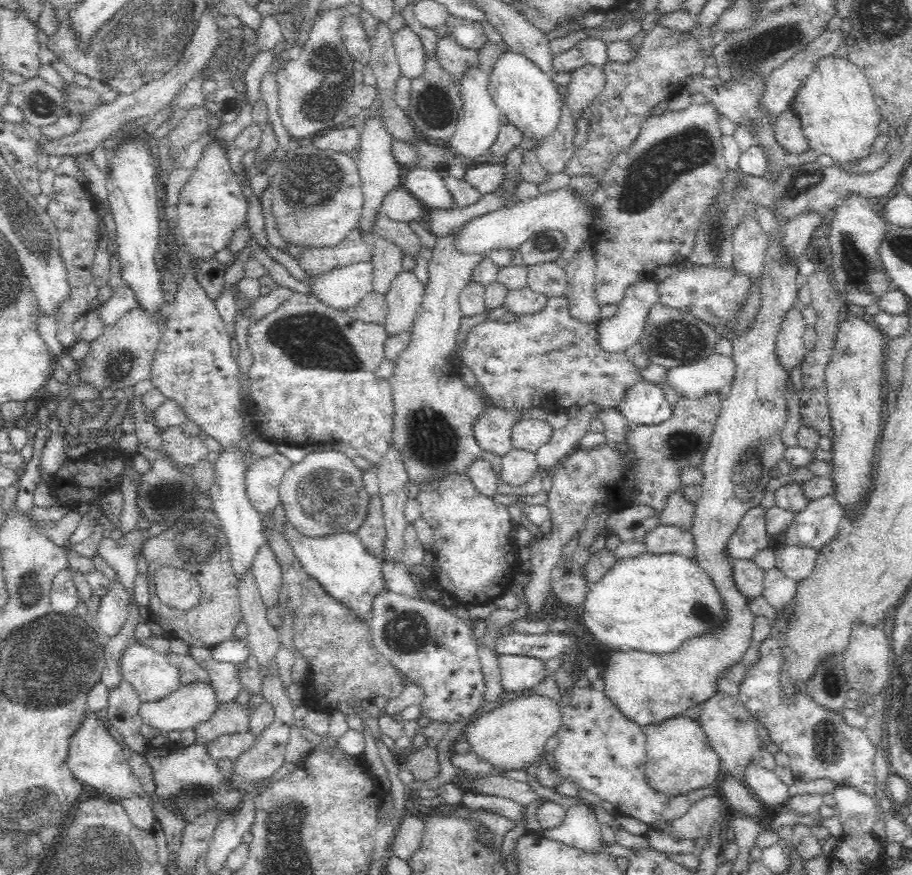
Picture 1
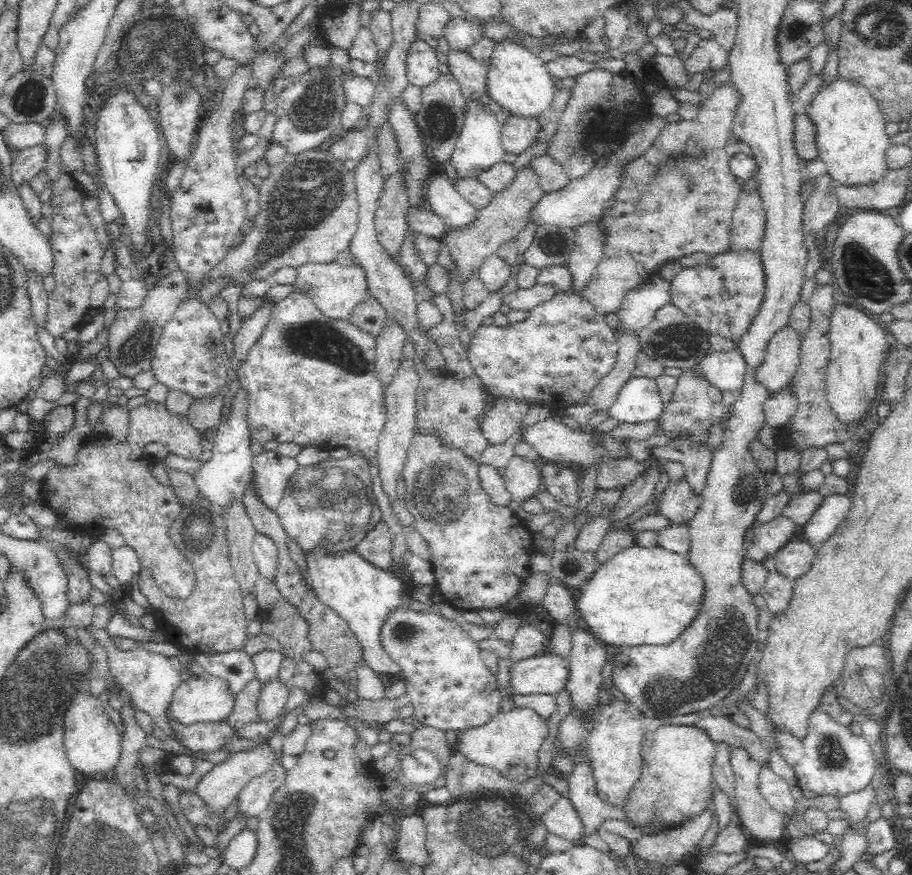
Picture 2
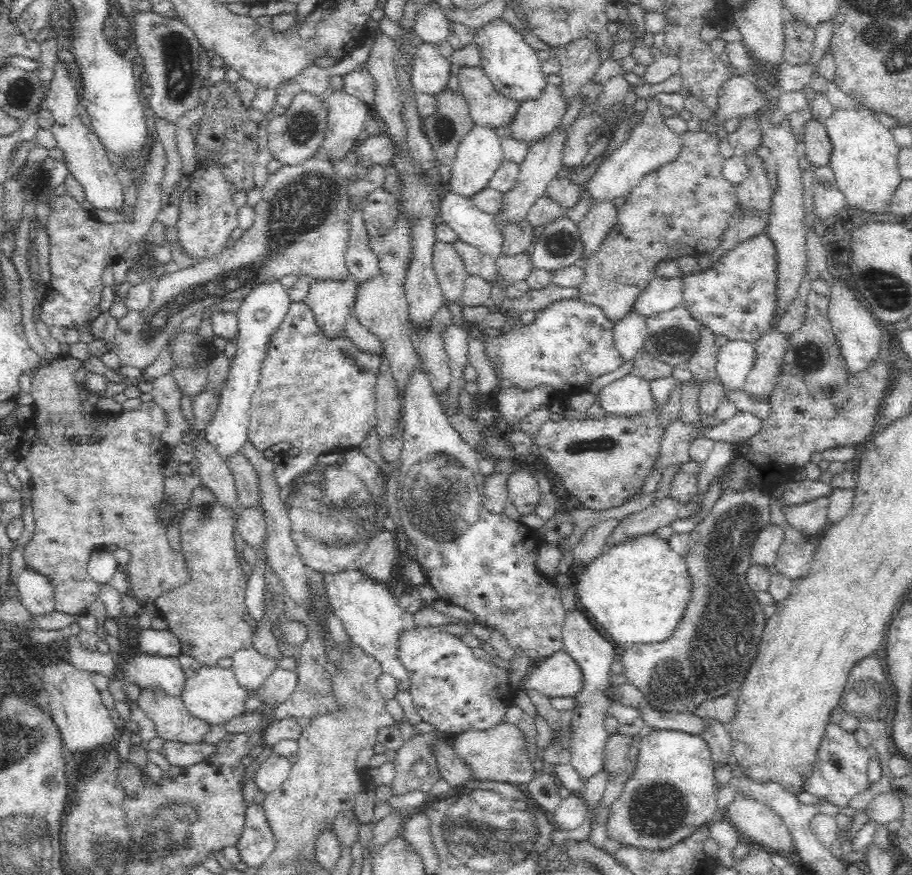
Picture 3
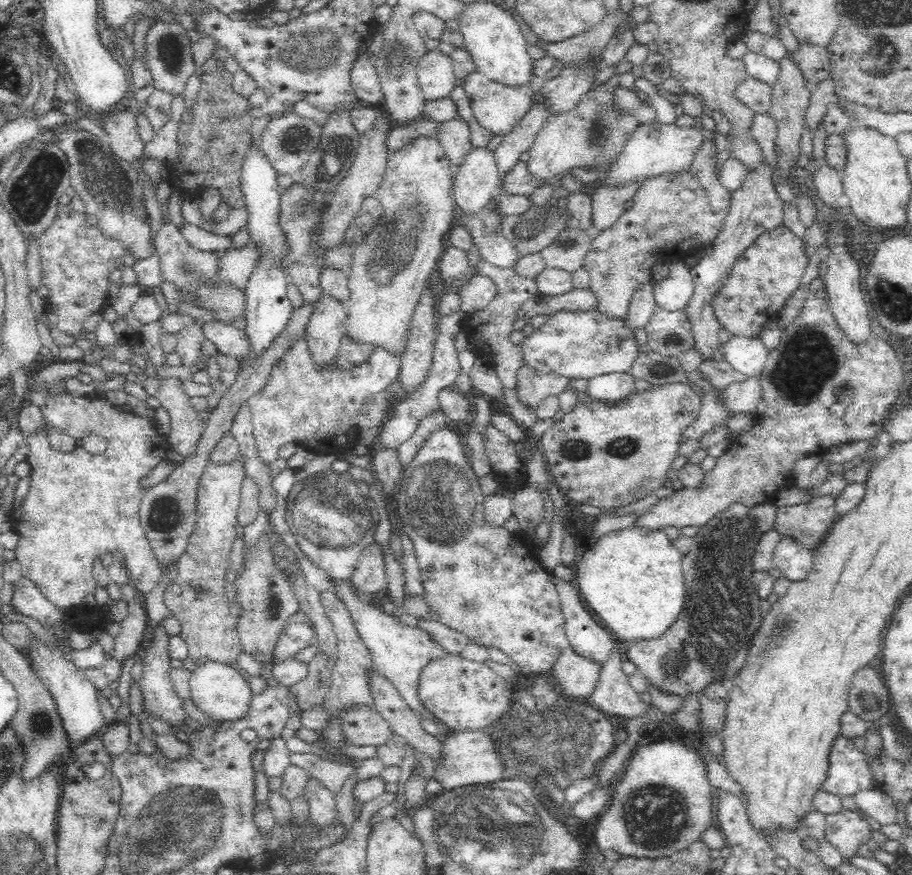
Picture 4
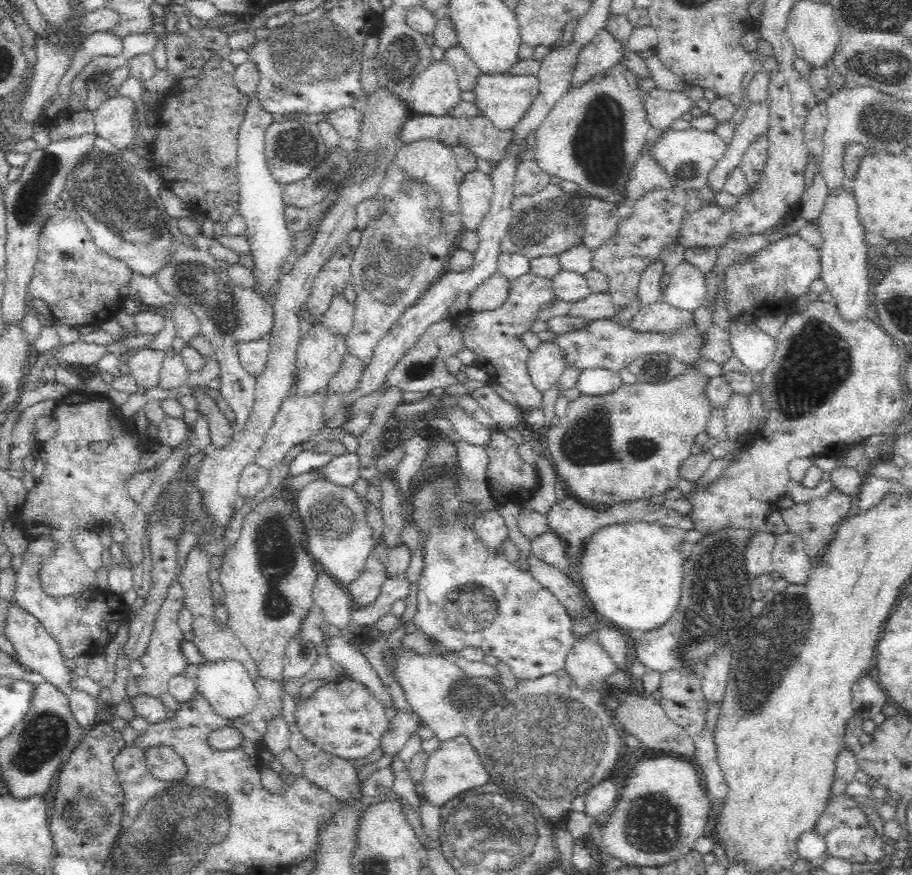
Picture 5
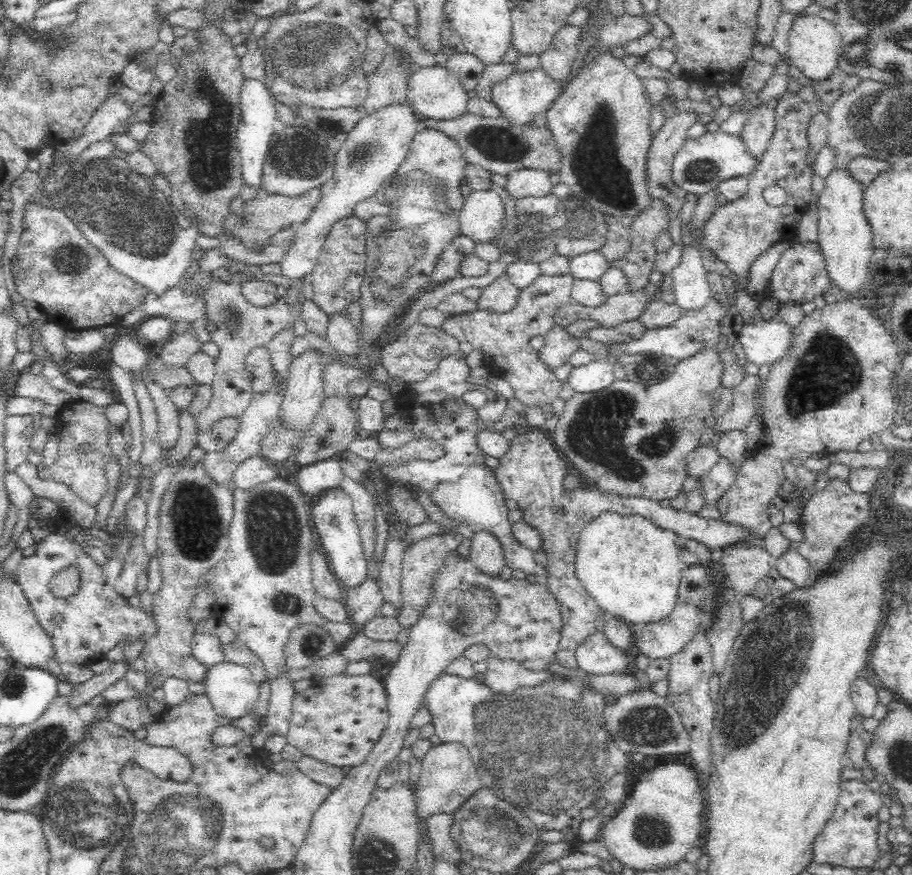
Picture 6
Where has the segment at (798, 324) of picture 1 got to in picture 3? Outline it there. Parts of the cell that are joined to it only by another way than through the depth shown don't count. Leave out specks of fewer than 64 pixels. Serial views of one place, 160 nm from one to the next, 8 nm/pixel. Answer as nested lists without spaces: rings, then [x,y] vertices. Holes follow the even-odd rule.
[[[772,328],[754,342],[754,348],[756,362],[744,379],[741,390],[752,396],[752,400],[766,401],[787,348],[787,335]]]

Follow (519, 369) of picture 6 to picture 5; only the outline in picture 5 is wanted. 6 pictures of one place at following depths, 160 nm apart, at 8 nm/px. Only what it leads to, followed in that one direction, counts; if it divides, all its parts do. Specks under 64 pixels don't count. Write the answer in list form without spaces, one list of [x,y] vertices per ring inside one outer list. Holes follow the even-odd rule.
[[[530,272],[520,276],[518,280],[510,281],[508,300],[500,308],[494,311],[482,311],[474,313],[474,326],[466,324],[468,318],[466,311],[460,311],[452,317],[452,323],[456,325],[462,336],[463,343],[468,350],[475,354],[475,366],[482,367],[490,378],[504,387],[518,402],[520,412],[530,411],[542,407],[542,392],[532,381],[527,365],[527,358],[531,353],[522,341],[522,334],[532,328],[532,324],[538,322],[538,310],[542,310],[557,298],[553,281]]]

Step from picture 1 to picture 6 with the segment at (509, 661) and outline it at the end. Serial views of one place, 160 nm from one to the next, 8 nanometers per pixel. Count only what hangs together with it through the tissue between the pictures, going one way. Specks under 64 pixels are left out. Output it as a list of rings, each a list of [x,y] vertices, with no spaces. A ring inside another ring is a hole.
[[[604,631],[586,637],[575,652],[578,668],[590,674],[605,675],[627,671],[628,650],[612,645]]]

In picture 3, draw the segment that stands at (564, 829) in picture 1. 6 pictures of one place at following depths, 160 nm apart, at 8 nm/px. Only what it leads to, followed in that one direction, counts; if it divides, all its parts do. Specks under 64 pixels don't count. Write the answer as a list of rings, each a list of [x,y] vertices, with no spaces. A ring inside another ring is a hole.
[[[577,607],[565,614],[562,627],[563,650],[568,651],[574,661],[584,671],[586,684],[584,691],[575,697],[578,706],[568,712],[569,722],[572,723],[573,734],[568,740],[570,750],[570,766],[576,771],[578,778],[586,782],[588,778],[603,770],[603,752],[608,742],[609,733],[603,722],[606,714],[611,711],[611,705],[606,695],[606,685],[611,676],[610,666],[619,655],[614,652],[614,646],[610,644],[588,620],[586,614]]]

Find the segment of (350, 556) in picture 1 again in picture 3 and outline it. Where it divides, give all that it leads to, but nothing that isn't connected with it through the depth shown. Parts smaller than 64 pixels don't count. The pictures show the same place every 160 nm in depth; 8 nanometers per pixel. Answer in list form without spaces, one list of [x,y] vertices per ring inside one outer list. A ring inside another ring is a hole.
[[[352,567],[338,574],[324,574],[324,579],[332,612],[342,621],[348,638],[358,643],[366,653],[374,655],[383,672],[395,678],[398,690],[409,692],[411,680],[408,669],[402,663],[401,640],[406,630],[418,628],[414,615],[400,606],[402,600],[392,596],[386,585],[372,582]]]

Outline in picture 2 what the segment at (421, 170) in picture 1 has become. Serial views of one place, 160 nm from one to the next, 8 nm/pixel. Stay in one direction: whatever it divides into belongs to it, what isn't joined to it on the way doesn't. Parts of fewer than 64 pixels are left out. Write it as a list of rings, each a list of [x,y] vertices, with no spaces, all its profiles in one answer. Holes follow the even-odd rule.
[[[448,173],[430,178],[426,197],[429,209],[448,228],[462,230],[476,224],[479,211],[454,188],[454,181]]]

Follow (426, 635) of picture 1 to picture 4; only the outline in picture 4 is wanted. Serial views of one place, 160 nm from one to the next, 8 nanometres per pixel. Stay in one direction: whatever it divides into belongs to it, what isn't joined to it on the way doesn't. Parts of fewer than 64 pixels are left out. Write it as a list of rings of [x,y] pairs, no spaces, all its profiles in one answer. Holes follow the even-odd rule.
[[[448,653],[446,660],[430,662],[430,666],[422,670],[419,696],[440,721],[459,732],[482,730],[491,725],[513,701],[513,691],[508,681],[484,663]]]

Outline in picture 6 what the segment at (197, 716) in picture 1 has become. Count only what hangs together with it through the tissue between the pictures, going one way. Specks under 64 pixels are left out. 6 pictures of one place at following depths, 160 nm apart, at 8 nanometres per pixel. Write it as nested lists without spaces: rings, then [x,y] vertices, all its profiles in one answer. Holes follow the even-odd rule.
[[[228,660],[208,667],[208,678],[204,685],[205,694],[211,701],[214,710],[221,717],[230,718],[233,722],[253,713],[259,700],[259,684],[254,682],[250,670]]]

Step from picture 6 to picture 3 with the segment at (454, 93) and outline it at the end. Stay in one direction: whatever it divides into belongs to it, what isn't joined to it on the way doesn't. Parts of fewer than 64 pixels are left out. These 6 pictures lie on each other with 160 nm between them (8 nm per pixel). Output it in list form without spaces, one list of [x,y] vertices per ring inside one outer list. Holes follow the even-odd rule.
[[[422,43],[414,49],[413,53],[413,86],[417,92],[437,96],[442,90],[448,88],[450,78],[450,62],[440,55],[437,45],[434,43]]]

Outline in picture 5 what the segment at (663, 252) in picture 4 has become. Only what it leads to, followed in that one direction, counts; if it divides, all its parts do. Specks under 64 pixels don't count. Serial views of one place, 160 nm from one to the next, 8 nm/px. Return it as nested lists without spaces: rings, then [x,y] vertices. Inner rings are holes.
[[[674,187],[672,192],[654,189],[631,203],[634,209],[632,216],[621,220],[616,234],[610,238],[606,246],[593,251],[592,266],[610,277],[610,288],[607,291],[612,295],[614,303],[628,306],[637,297],[641,273],[651,261],[659,258],[664,247],[676,243],[678,229],[684,218],[706,203],[710,201],[698,198],[698,190],[678,187]]]

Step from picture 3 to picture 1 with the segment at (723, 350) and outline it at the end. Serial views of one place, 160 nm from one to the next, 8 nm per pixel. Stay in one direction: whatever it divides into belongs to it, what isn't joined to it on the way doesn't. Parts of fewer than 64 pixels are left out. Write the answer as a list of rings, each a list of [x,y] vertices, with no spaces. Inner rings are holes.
[[[714,353],[695,363],[668,369],[663,382],[667,382],[679,396],[696,399],[706,394],[716,394],[730,387],[736,376],[736,363],[732,354]]]

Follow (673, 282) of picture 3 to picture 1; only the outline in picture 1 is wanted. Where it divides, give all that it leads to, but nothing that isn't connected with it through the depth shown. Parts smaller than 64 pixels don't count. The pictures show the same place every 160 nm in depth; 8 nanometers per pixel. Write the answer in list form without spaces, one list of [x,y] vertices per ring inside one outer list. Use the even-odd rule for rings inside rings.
[[[656,278],[637,282],[625,290],[618,310],[610,318],[598,322],[598,339],[602,349],[624,353],[641,339],[650,314],[650,307],[658,303]]]

